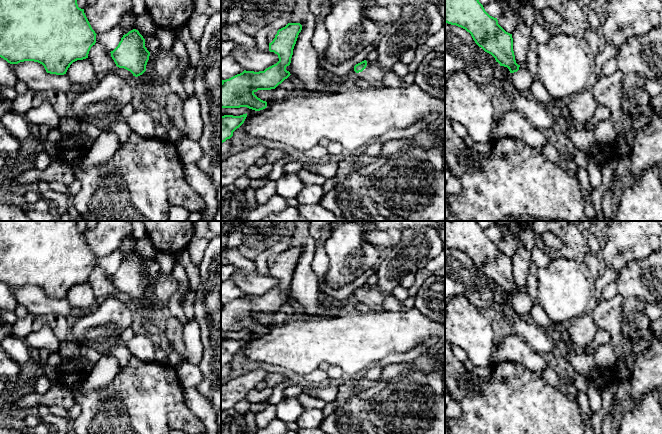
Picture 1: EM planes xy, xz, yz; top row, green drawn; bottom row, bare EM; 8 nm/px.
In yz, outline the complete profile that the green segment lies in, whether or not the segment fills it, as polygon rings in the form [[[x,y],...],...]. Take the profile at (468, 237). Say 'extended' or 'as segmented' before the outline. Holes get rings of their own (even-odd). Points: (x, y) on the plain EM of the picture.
extended; [[[445,221],[445,246],[461,251],[469,256],[479,271],[491,278],[500,290],[509,293],[513,314],[522,319],[530,320],[530,312],[535,302],[525,289],[518,289],[516,287],[512,258],[506,256],[498,248],[497,242],[490,240],[485,235],[477,221]]]

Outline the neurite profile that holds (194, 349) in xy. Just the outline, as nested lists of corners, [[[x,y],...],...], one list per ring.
[[[189,320],[183,325],[182,337],[186,362],[199,365],[203,357],[204,346],[201,339],[201,329],[195,320]]]

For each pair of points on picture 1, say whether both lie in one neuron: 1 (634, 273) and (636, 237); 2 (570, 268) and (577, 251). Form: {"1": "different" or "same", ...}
{"1": "different", "2": "different"}

